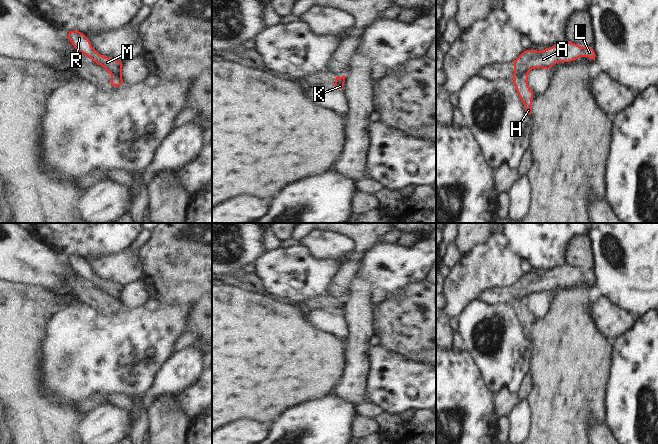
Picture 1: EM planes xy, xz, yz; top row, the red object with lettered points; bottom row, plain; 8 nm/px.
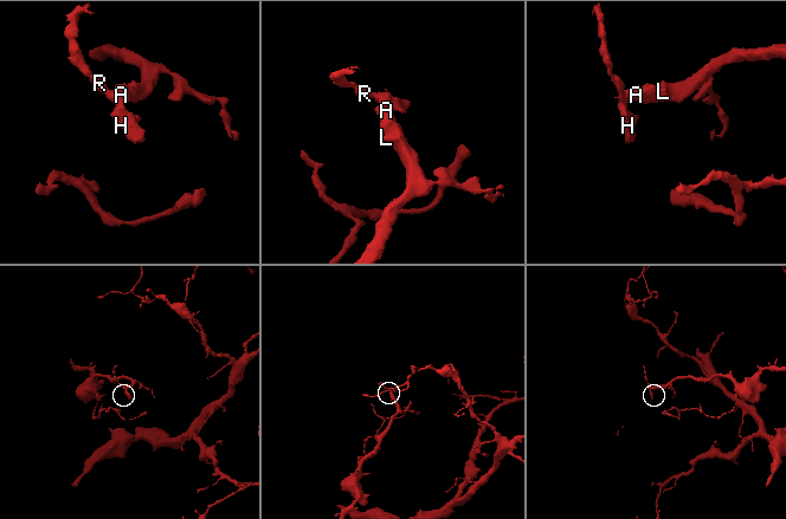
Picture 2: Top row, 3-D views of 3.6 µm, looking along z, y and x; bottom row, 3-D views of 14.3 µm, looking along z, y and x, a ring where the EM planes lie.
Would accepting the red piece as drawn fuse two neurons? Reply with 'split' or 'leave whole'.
split

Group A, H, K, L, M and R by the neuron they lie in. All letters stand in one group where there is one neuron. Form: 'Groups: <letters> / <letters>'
Groups: A L M R / H K

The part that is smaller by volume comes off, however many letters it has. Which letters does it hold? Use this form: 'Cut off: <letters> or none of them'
Cut off: H, K

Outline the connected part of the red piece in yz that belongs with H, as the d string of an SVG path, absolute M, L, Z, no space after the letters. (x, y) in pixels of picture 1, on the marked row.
M523 74L521 76L514 76L512 79L516 91L524 103L525 110L528 114L532 111L532 99L535 93L528 86L528 75Z

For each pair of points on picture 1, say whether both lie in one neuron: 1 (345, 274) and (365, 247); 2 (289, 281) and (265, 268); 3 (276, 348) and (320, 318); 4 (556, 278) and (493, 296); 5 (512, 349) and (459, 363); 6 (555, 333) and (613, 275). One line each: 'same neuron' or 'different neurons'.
1: same neuron
2: same neuron
3: different neurons
4: same neuron
5: different neurons
6: different neurons

